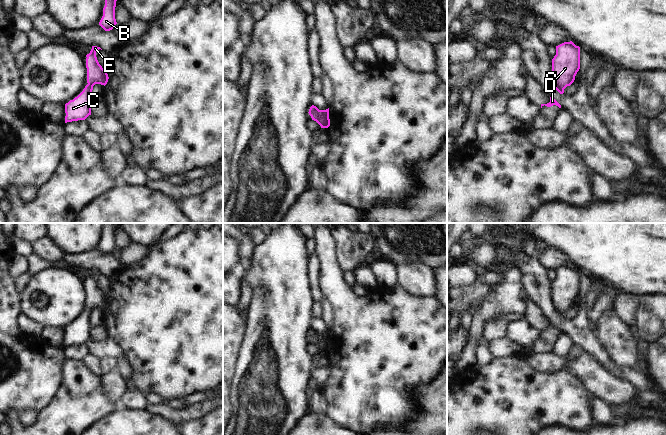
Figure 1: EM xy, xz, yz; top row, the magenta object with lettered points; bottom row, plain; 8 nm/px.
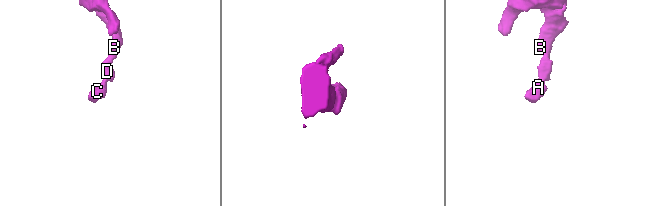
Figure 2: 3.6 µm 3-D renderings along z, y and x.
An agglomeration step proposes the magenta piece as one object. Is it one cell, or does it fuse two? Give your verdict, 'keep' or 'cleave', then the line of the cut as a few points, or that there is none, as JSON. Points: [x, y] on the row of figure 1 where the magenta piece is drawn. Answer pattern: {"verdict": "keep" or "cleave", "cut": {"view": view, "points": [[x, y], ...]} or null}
{"verdict": "keep", "cut": null}

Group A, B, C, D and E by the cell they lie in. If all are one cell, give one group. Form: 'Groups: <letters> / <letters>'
Groups: A B C D E

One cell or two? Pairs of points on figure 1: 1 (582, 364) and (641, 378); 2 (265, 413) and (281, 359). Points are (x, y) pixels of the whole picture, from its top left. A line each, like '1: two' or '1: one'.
1: two
2: one

